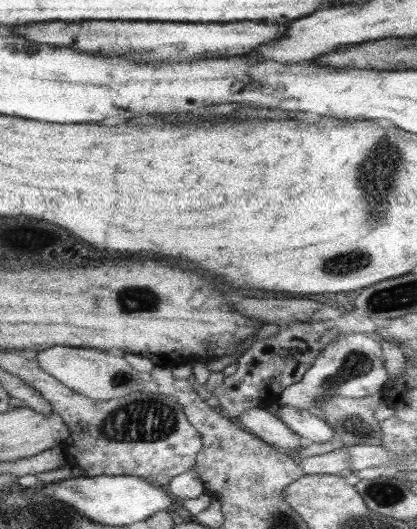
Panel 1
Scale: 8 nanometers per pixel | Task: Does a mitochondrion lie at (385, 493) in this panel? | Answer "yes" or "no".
yes

